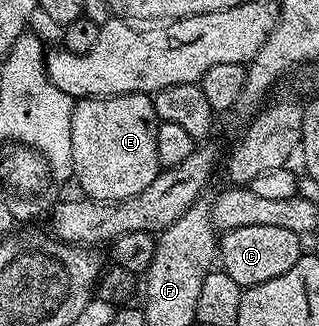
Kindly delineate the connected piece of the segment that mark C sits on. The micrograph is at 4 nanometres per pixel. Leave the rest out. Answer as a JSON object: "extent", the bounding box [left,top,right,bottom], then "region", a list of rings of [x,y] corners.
{"extent":[219,225,303,289],"region":[[[246,225],[244,229],[231,229],[219,239],[219,263],[227,277],[235,280],[242,289],[263,285],[263,281],[287,273],[303,254],[301,236],[279,225]]]}

